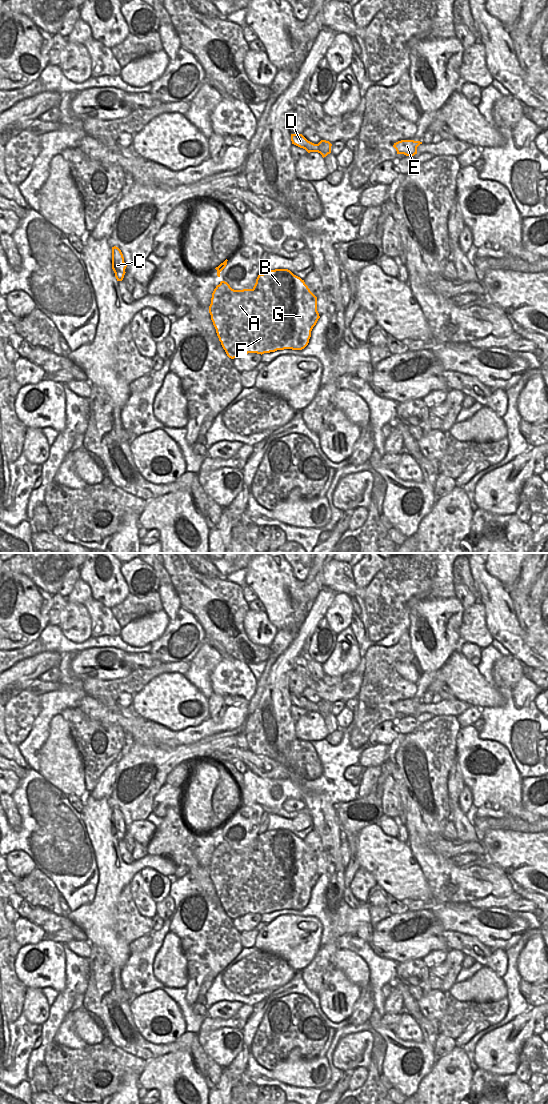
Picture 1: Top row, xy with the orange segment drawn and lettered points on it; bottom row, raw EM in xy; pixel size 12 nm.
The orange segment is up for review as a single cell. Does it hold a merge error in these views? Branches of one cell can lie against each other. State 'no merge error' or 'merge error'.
merge error

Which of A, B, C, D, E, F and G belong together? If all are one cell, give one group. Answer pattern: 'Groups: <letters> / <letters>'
Groups: A B C D F G / E

